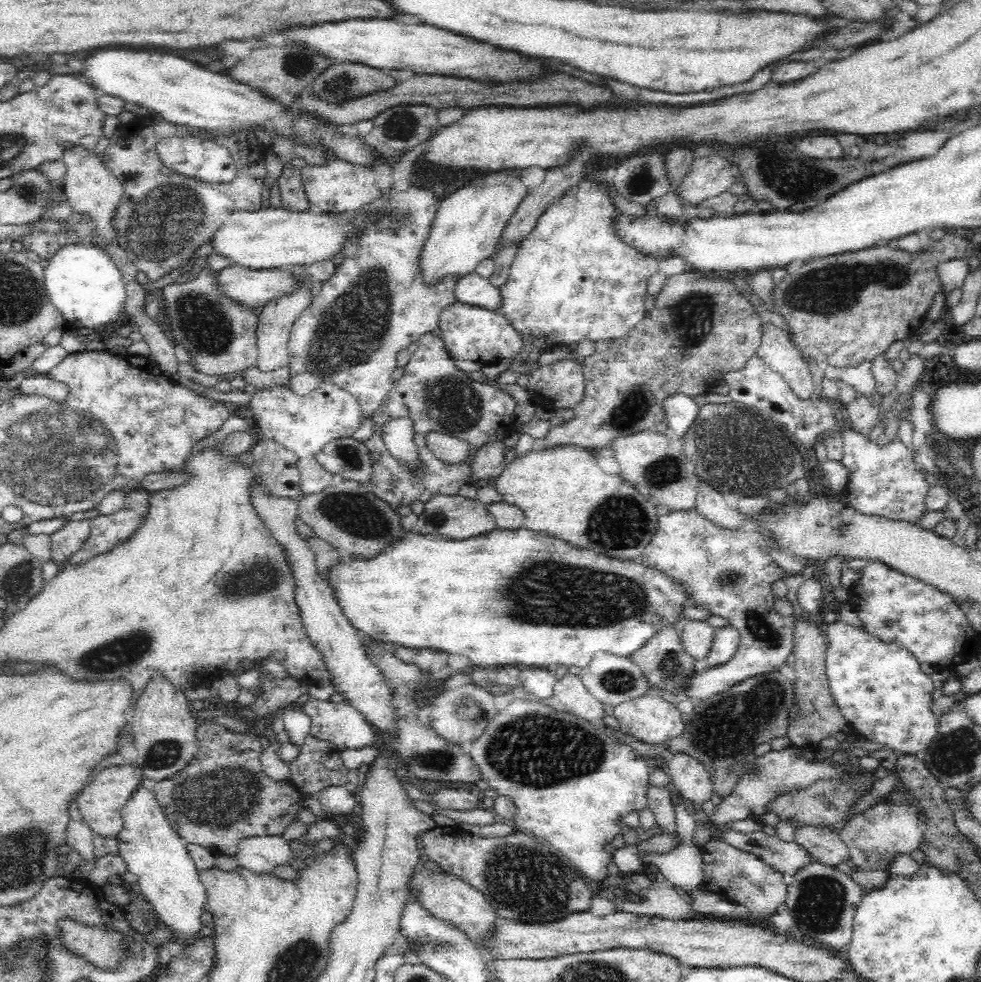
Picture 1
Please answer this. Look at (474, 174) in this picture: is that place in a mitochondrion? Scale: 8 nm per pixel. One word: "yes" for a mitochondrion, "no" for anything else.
no

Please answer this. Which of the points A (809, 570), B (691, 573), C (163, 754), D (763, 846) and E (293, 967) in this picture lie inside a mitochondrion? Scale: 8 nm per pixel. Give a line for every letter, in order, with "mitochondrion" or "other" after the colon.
A: other
B: other
C: mitochondrion
D: mitochondrion
E: mitochondrion

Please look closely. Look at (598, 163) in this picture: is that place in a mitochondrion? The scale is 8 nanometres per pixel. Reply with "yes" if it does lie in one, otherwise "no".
no

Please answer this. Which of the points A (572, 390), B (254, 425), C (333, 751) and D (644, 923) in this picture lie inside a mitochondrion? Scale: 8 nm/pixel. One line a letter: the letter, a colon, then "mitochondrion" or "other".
A: other
B: other
C: other
D: other

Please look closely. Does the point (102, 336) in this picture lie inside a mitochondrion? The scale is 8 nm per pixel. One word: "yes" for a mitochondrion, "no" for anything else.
no

